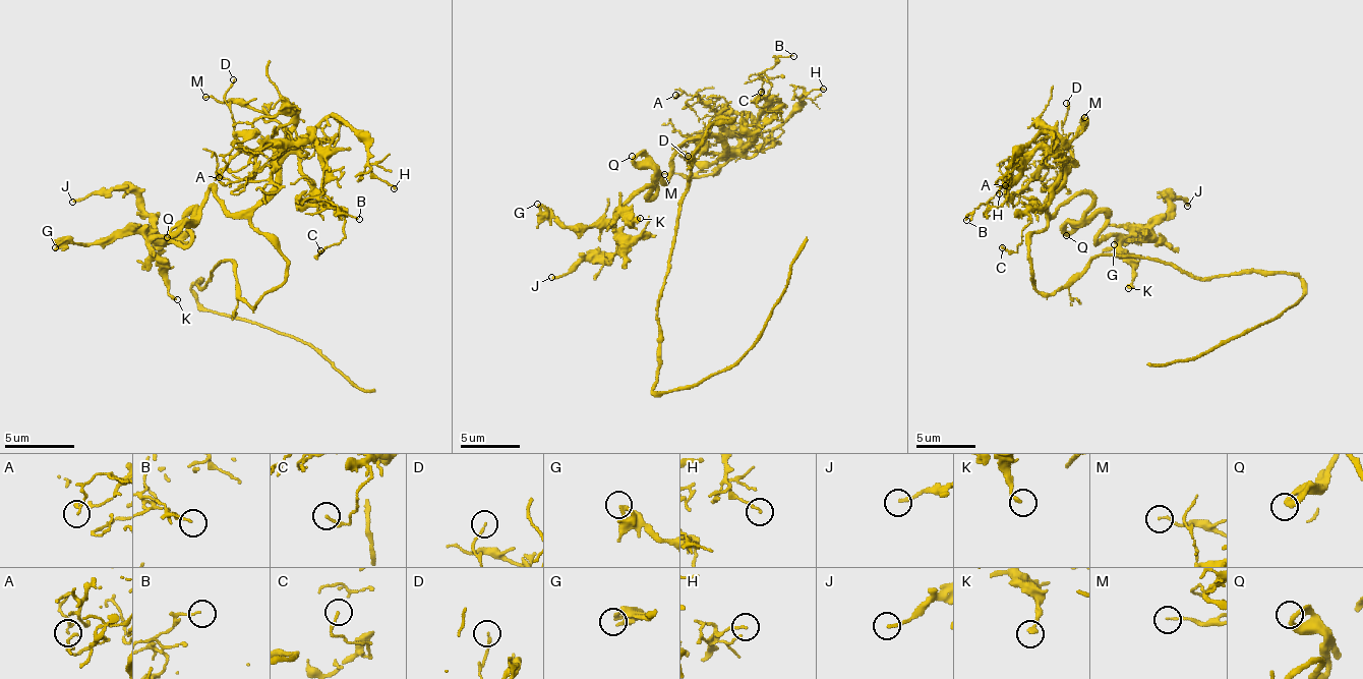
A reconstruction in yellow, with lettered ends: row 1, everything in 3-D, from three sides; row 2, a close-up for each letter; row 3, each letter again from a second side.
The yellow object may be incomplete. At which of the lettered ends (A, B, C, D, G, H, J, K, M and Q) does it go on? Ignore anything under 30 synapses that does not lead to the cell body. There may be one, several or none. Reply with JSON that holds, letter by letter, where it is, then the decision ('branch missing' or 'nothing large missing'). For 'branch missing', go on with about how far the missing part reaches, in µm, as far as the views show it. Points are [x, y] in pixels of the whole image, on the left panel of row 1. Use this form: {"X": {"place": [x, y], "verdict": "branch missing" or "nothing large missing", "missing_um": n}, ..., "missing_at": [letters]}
{"A": {"place": [219, 177], "verdict": "nothing large missing"}, "B": {"place": [359, 219], "verdict": "nothing large missing"}, "C": {"place": [320, 250], "verdict": "nothing large missing"}, "D": {"place": [233, 79], "verdict": "nothing large missing"}, "G": {"place": [55, 247], "verdict": "nothing large missing"}, "H": {"place": [394, 188], "verdict": "nothing large missing"}, "J": {"place": [72, 202], "verdict": "nothing large missing"}, "K": {"place": [177, 299], "verdict": "nothing large missing"}, "M": {"place": [205, 97], "verdict": "nothing large missing"}, "Q": {"place": [167, 237], "verdict": "nothing large missing"}, "missing_at": []}

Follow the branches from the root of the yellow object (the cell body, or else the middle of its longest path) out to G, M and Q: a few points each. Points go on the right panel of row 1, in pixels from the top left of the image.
G: (1099, 256), (1046, 294), (1034, 285), (1028, 238), (1087, 193), (1105, 215), (1099, 241), (1137, 238), (1114, 244)
M: (1099, 256), (1049, 294), (1034, 285), (1028, 238), (1046, 226), (1064, 147), (1087, 126), (1084, 117)
Q: (1099, 256), (1055, 291), (1040, 291), (1034, 285), (1028, 238), (1061, 206), (1087, 193), (1092, 209), (1066, 235)

